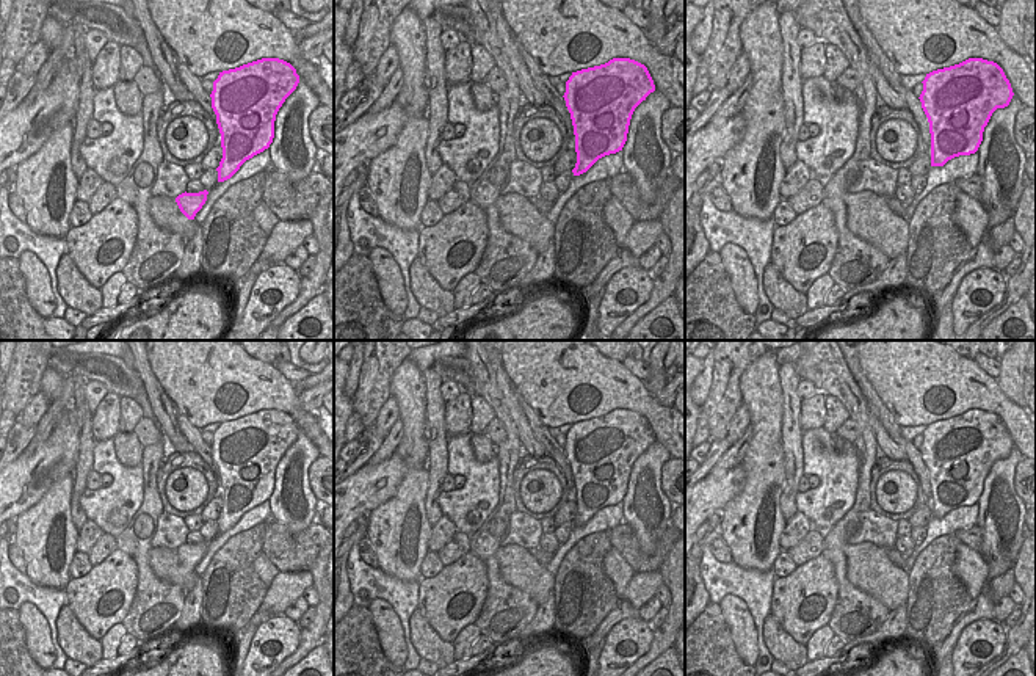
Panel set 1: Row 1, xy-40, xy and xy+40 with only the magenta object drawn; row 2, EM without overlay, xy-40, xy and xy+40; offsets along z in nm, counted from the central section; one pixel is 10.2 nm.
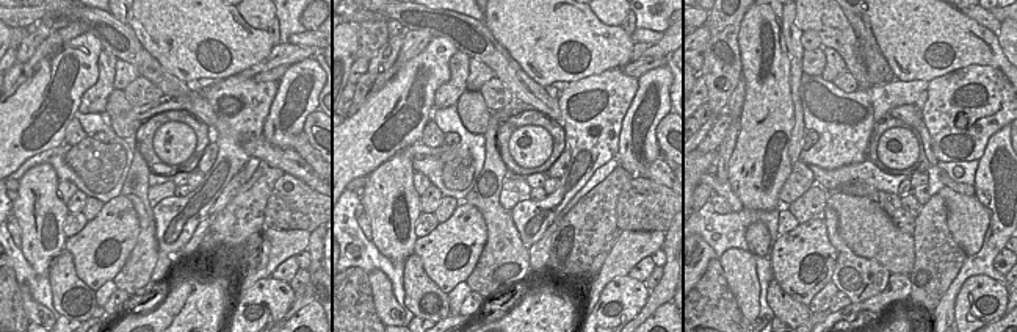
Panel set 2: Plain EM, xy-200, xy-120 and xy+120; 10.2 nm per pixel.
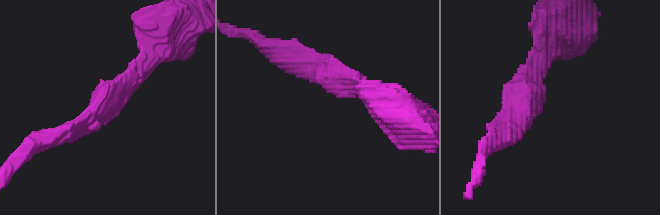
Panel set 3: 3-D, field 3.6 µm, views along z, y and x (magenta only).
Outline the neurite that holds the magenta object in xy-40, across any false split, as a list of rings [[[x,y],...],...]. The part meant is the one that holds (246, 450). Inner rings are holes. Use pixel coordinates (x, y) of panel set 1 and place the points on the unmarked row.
[[[279,409],[219,423],[210,445],[223,499],[218,533],[230,530],[246,511],[270,499],[276,466],[298,434],[296,420]]]

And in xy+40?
[[[983,409],[933,422],[922,434],[918,450],[929,474],[931,518],[975,505],[992,464],[1014,447],[1003,420]]]

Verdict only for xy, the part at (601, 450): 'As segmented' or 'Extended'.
As segmented.

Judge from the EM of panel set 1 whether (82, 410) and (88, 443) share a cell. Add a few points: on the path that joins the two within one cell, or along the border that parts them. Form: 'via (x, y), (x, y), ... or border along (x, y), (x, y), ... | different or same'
via (85, 417), (85, 435) | same

